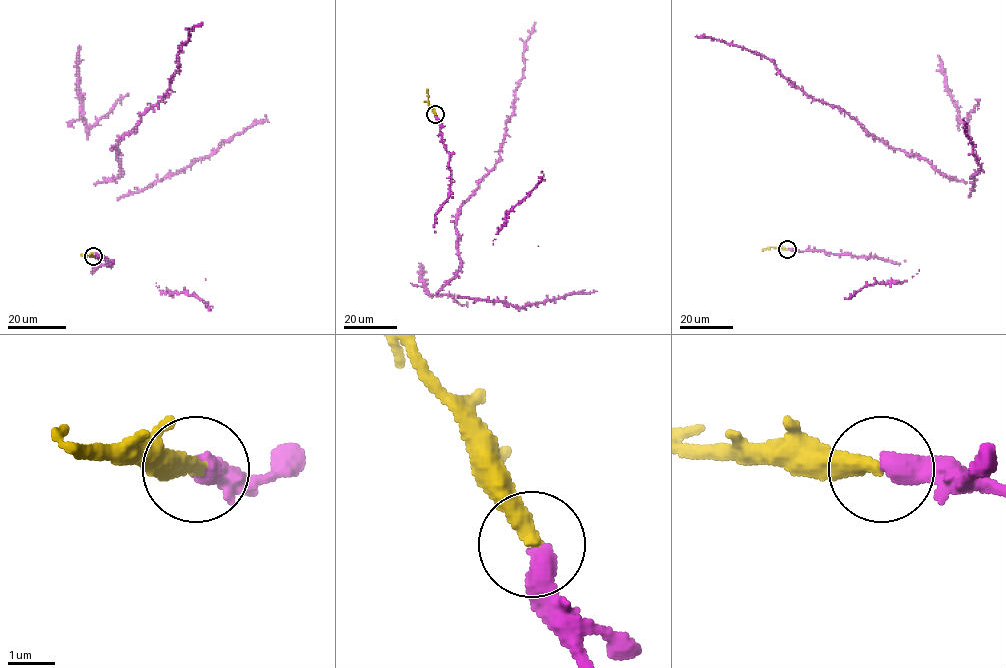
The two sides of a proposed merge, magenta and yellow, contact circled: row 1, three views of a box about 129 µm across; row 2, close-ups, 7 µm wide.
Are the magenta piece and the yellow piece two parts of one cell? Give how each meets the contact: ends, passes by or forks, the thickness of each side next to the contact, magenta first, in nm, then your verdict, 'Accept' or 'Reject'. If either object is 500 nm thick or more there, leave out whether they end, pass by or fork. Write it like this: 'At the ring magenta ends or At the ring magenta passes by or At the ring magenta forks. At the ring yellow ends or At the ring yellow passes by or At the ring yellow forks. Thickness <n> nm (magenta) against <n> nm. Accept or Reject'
Thickness 500 nm (magenta) against 360 nm. Accept

